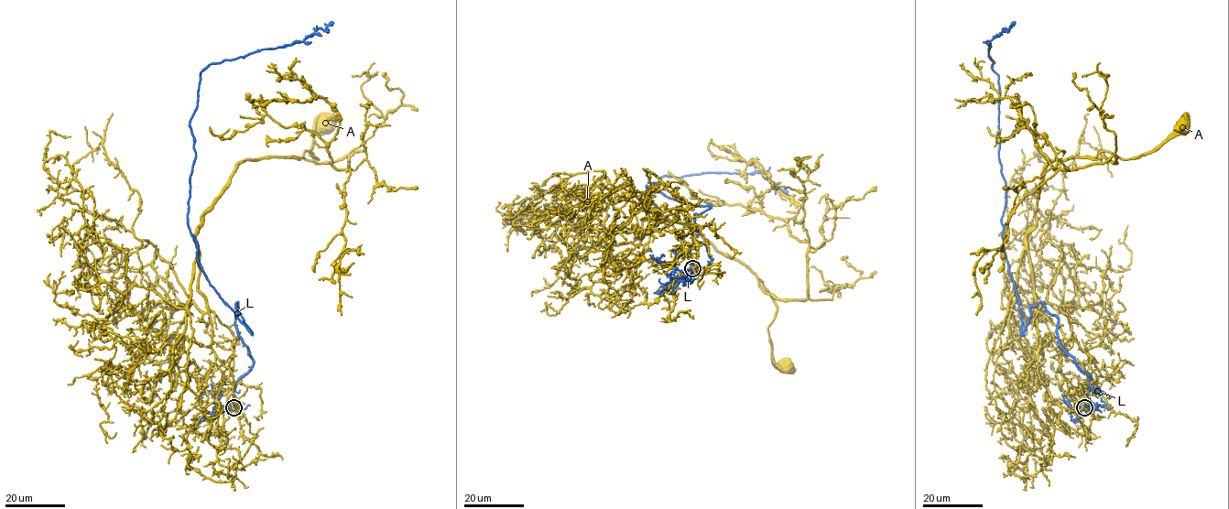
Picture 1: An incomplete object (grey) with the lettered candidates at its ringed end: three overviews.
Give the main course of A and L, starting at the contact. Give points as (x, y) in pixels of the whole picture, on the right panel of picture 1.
A: (1084, 408), (1055, 404), (1037, 371), (1027, 235), (1036, 226), (1043, 168), (1102, 151), (1136, 158), (1184, 124)
L: (1084, 406), (1090, 377), (1060, 344), (1058, 319), (1038, 304), (1021, 333), (1006, 261), (988, 41), (1015, 22)

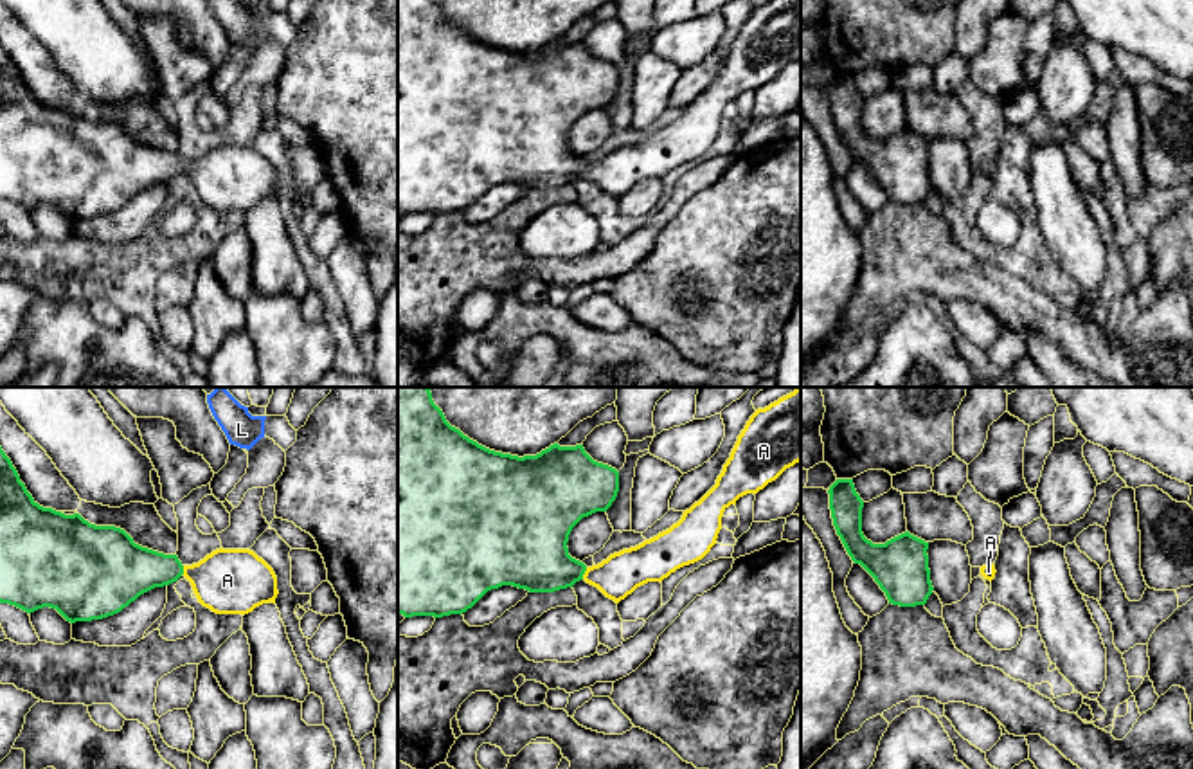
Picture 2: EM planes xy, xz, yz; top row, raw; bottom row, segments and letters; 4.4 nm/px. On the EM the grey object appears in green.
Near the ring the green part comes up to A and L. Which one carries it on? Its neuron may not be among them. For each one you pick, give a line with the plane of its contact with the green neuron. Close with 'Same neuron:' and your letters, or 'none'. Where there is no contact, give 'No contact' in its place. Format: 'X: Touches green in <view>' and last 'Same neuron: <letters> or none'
A: Touches green in xz
Same neuron: A

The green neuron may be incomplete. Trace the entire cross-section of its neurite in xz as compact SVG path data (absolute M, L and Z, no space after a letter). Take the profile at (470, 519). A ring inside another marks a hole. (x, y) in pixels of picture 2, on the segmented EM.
M398 387L398 614L462 614L502 585L554 593L579 580L619 603L637 587L702 560L716 544L723 511L799 461L801 387L750 416L716 484L677 524L587 567L569 555L569 535L583 517L612 506L615 468L594 461L583 445L554 443L524 457L489 450L446 421L428 387Z

